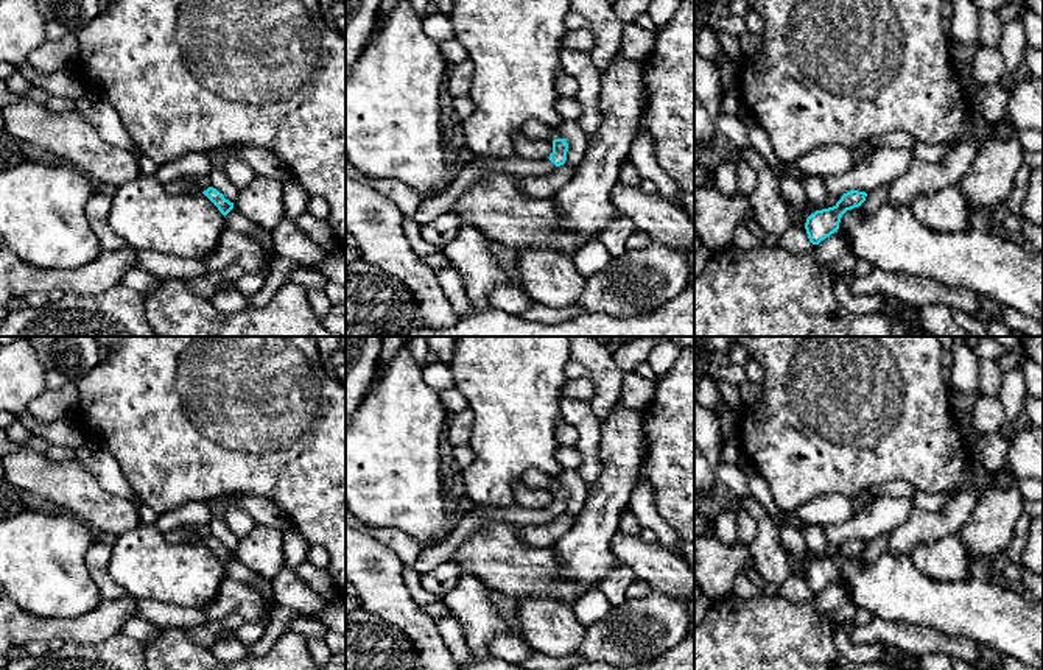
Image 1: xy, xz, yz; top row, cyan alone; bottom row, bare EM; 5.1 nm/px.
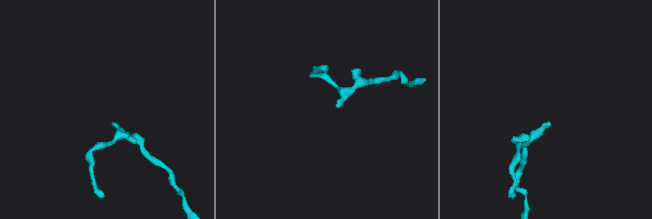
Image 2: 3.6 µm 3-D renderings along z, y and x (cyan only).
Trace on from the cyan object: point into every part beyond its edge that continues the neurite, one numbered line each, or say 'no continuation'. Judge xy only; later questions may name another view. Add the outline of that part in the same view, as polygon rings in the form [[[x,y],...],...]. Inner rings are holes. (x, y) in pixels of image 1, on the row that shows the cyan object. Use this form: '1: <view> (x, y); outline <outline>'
no continuation

